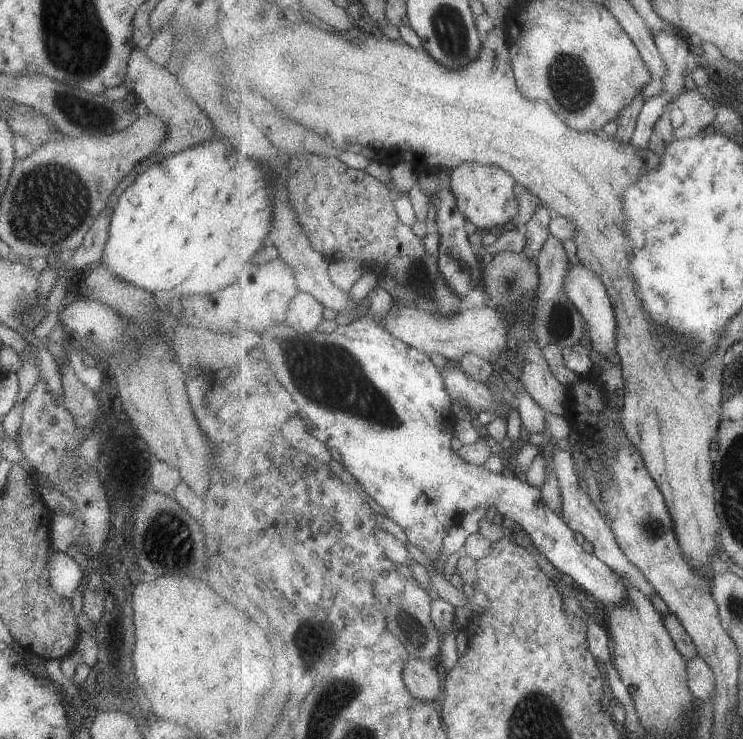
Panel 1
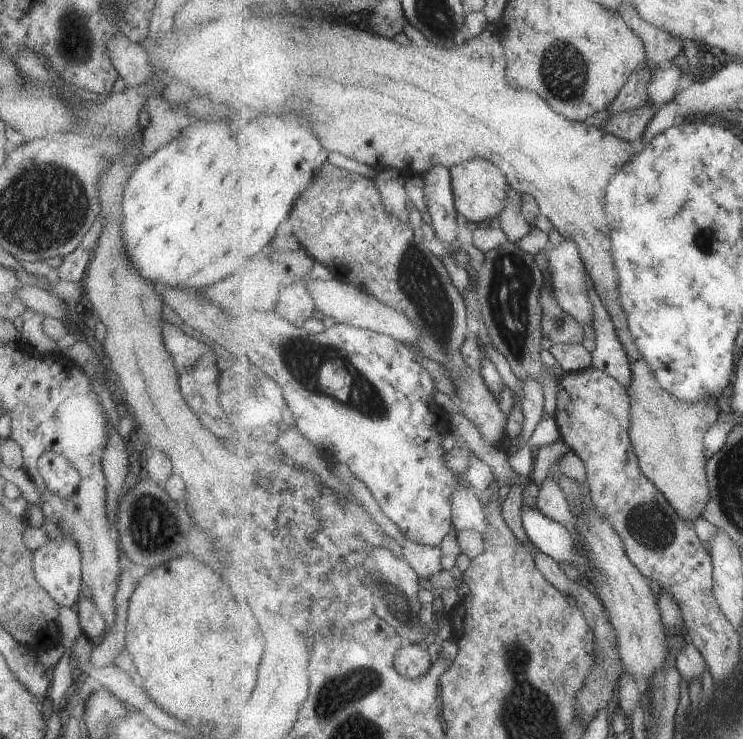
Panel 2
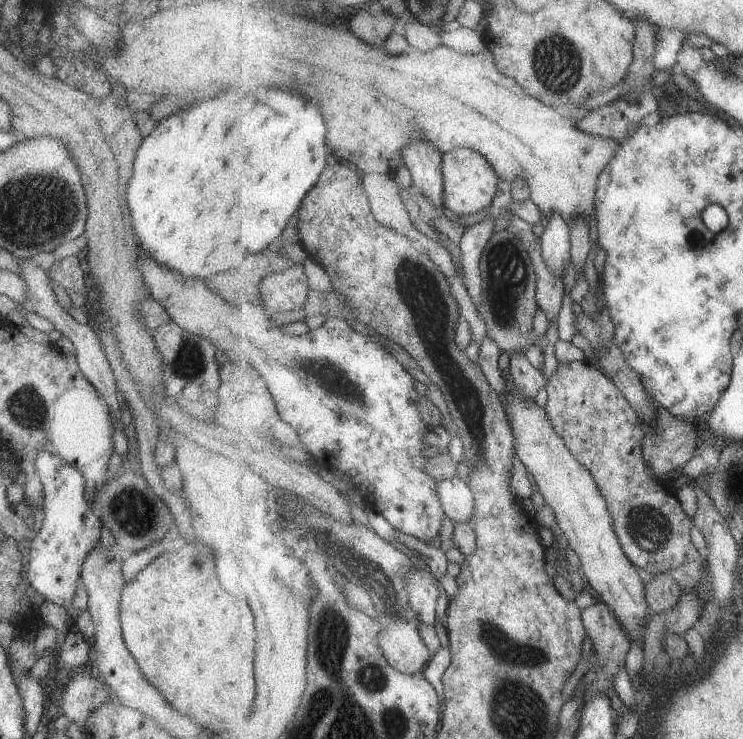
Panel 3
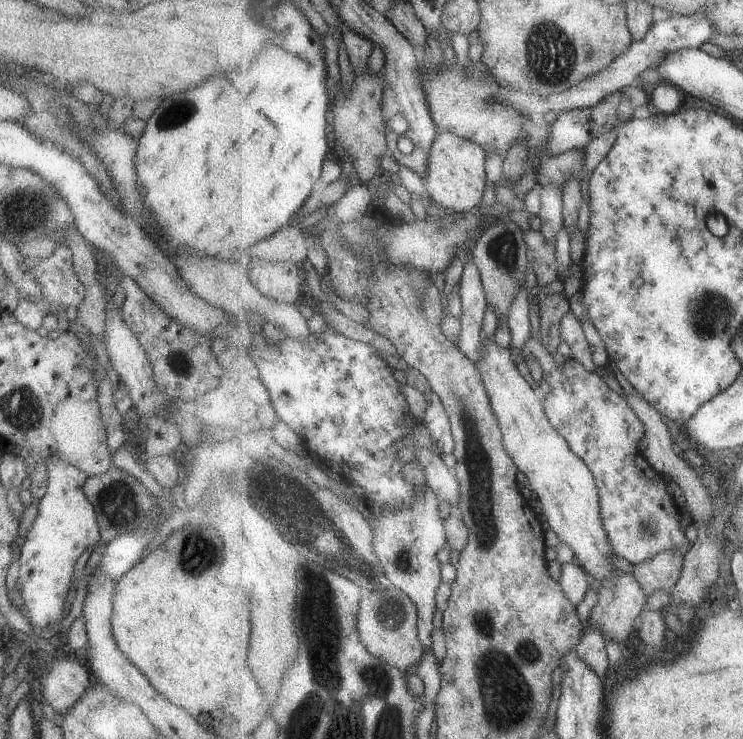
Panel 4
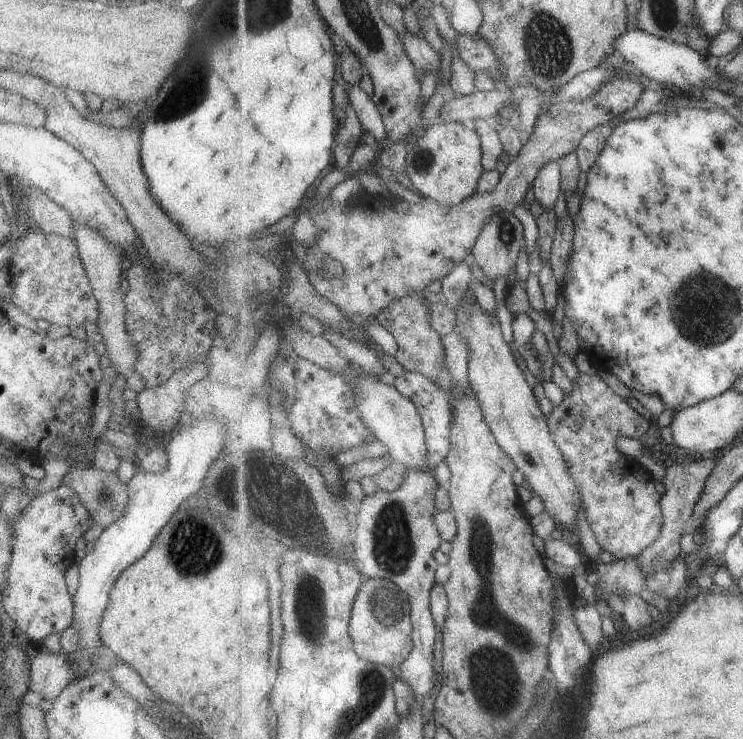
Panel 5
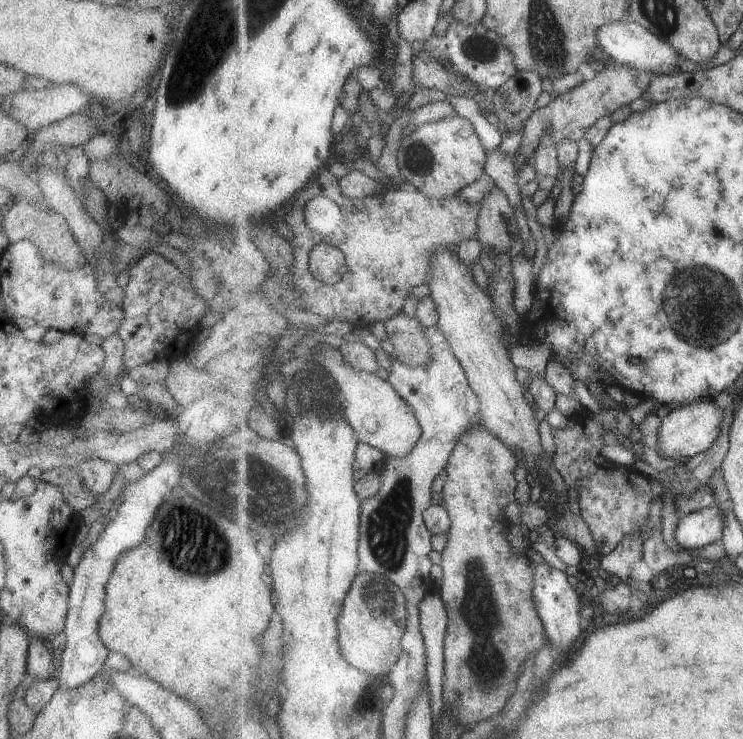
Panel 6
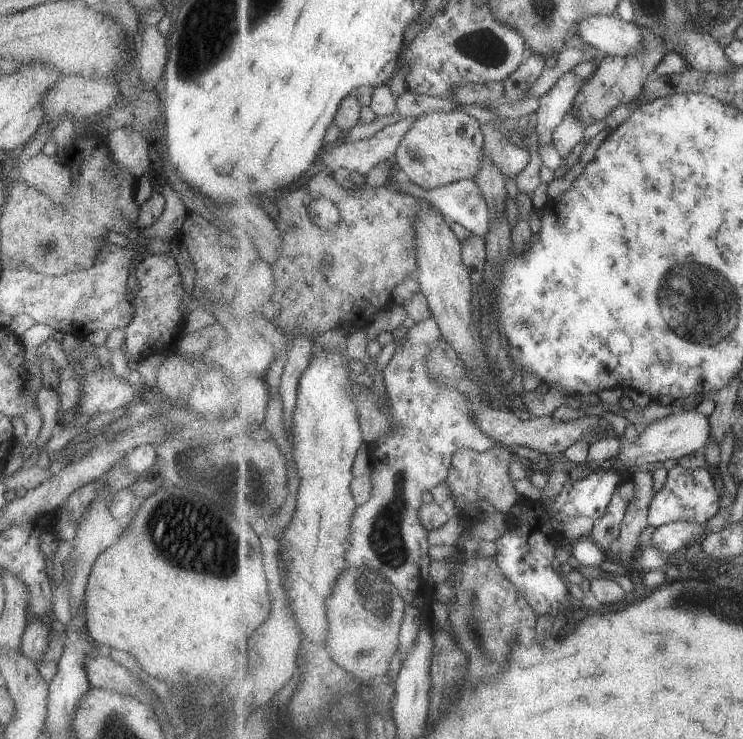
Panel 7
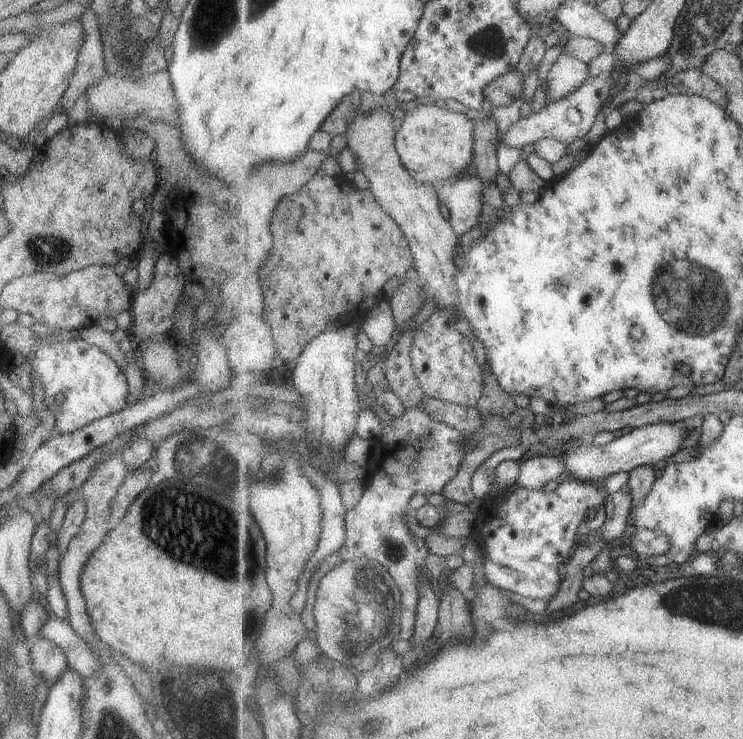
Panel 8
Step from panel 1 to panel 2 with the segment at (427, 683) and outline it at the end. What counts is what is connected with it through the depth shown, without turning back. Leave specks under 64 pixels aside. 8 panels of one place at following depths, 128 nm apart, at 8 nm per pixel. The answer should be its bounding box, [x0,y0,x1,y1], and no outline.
[394,643,434,679]

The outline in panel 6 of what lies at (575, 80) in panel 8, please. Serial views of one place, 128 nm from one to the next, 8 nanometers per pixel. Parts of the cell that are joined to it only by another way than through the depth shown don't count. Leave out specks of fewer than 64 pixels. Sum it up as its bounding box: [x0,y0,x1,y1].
[534,136,561,191]

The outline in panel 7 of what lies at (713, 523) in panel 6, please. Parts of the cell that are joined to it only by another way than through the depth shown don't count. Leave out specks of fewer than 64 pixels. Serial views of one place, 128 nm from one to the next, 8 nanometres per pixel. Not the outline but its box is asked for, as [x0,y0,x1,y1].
[650,522,705,555]

